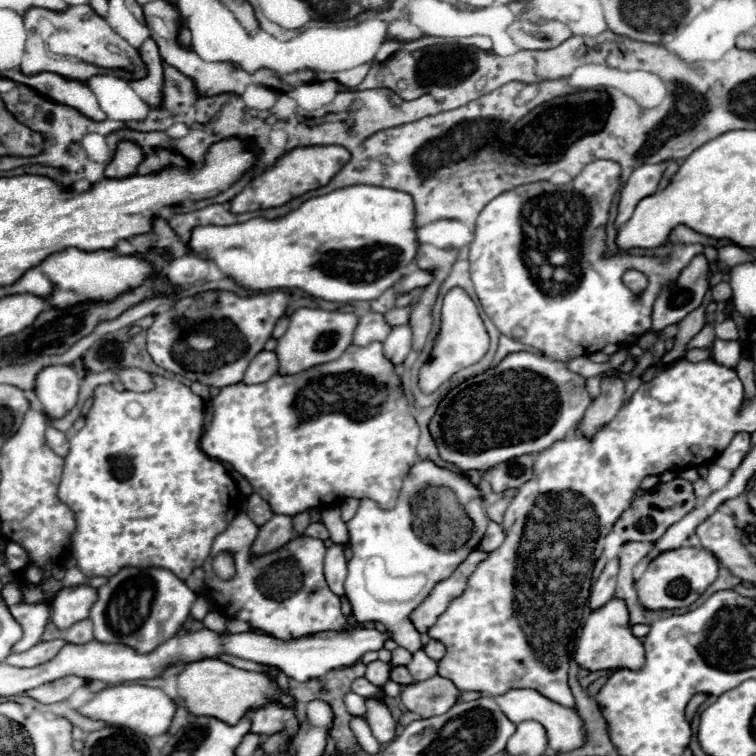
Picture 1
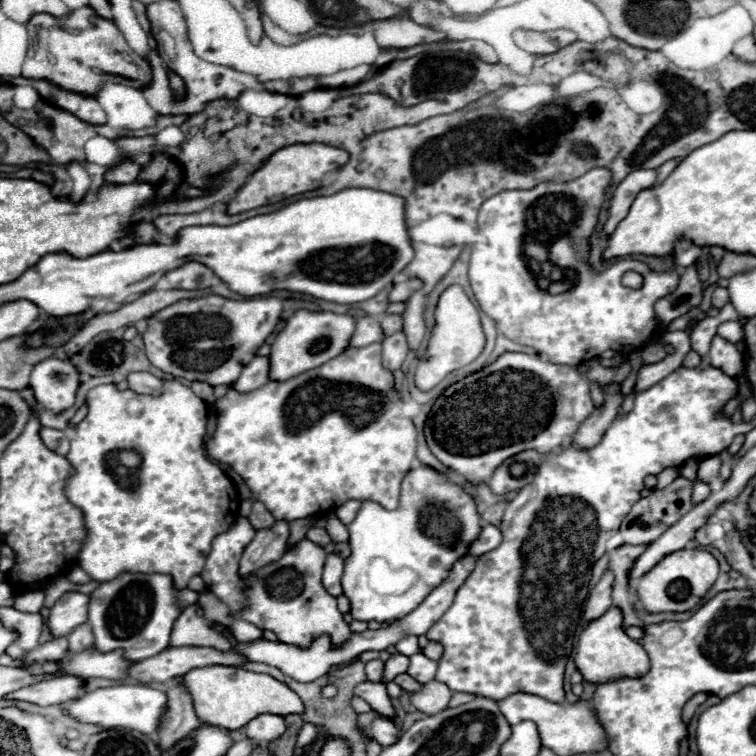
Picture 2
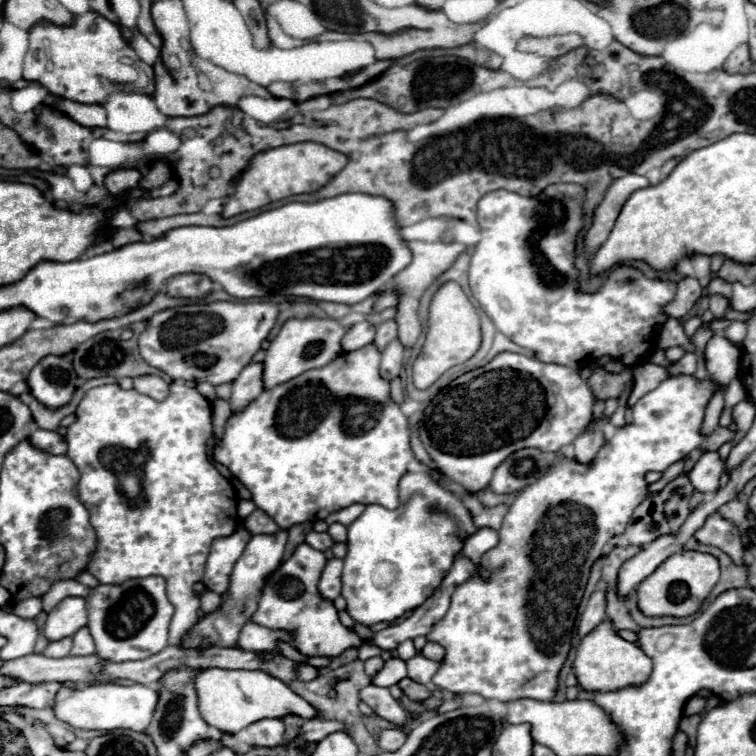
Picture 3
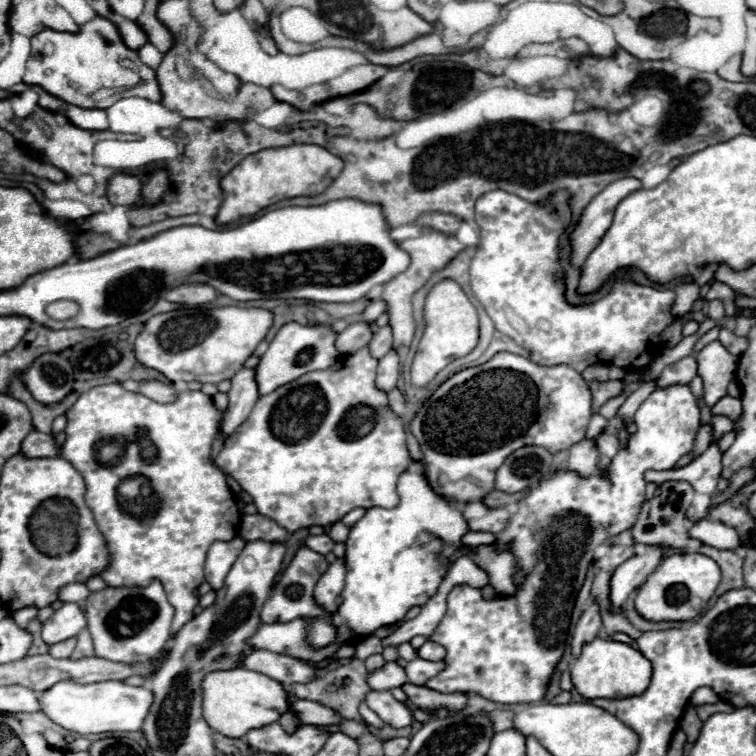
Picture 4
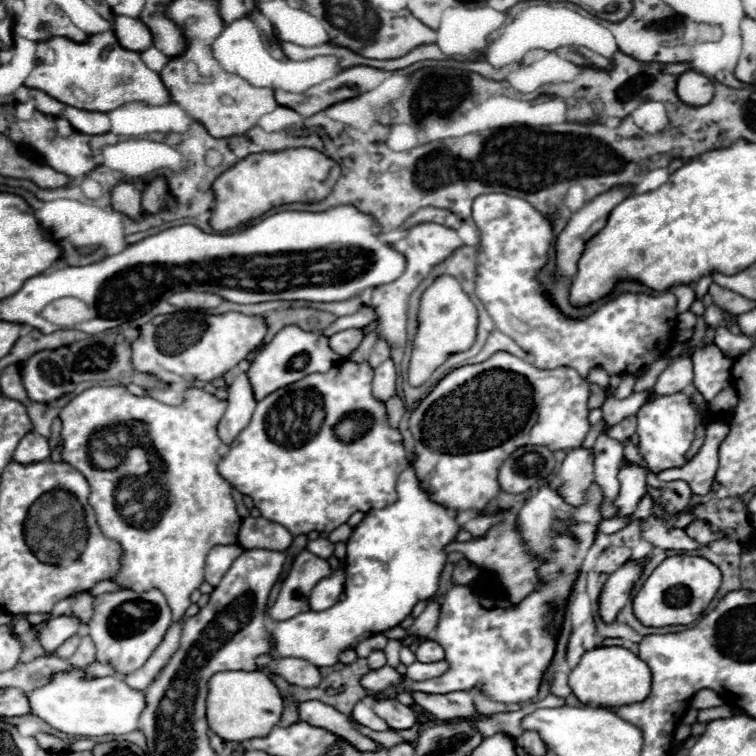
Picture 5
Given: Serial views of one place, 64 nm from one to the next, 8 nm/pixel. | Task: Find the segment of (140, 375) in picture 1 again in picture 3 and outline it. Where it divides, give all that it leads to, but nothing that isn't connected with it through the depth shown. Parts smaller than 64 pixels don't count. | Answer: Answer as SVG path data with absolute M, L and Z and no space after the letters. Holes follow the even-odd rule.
M138 376L138 378L134 378L134 390L150 396L154 400L166 400L168 398L168 384L160 376Z

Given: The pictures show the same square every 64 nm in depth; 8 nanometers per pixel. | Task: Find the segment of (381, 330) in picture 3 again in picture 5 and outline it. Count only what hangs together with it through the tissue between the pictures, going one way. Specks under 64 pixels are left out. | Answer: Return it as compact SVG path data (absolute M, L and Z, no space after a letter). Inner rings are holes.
M378 340L374 350L372 350L372 354L370 354L370 358L368 358L368 362L370 362L372 368L378 368L388 356L390 356L390 348L388 348L386 340Z

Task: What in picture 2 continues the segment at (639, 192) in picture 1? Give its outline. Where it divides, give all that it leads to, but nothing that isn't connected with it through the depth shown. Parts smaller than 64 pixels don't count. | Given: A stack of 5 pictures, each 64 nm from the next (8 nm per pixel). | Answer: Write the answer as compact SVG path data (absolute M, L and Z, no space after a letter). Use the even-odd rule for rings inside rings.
M636 170L634 174L628 174L612 192L610 206L608 206L608 218L602 226L604 234L610 236L616 228L616 224L628 214L628 208L636 194L644 188L652 188L656 184L656 170Z

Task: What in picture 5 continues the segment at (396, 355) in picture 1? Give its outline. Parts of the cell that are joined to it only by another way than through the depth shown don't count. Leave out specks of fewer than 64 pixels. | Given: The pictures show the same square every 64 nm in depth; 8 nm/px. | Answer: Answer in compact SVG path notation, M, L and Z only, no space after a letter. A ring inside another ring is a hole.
M388 358L384 364L380 364L374 370L372 394L376 400L386 402L394 396L394 390L396 390L396 368L394 368L394 362Z

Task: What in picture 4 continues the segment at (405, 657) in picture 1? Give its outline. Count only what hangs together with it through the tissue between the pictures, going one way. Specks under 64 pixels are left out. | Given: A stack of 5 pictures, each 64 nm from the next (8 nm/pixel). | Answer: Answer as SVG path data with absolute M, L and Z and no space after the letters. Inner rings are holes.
M386 662L382 668L368 674L368 686L372 690L392 690L408 682L406 672L396 662Z

